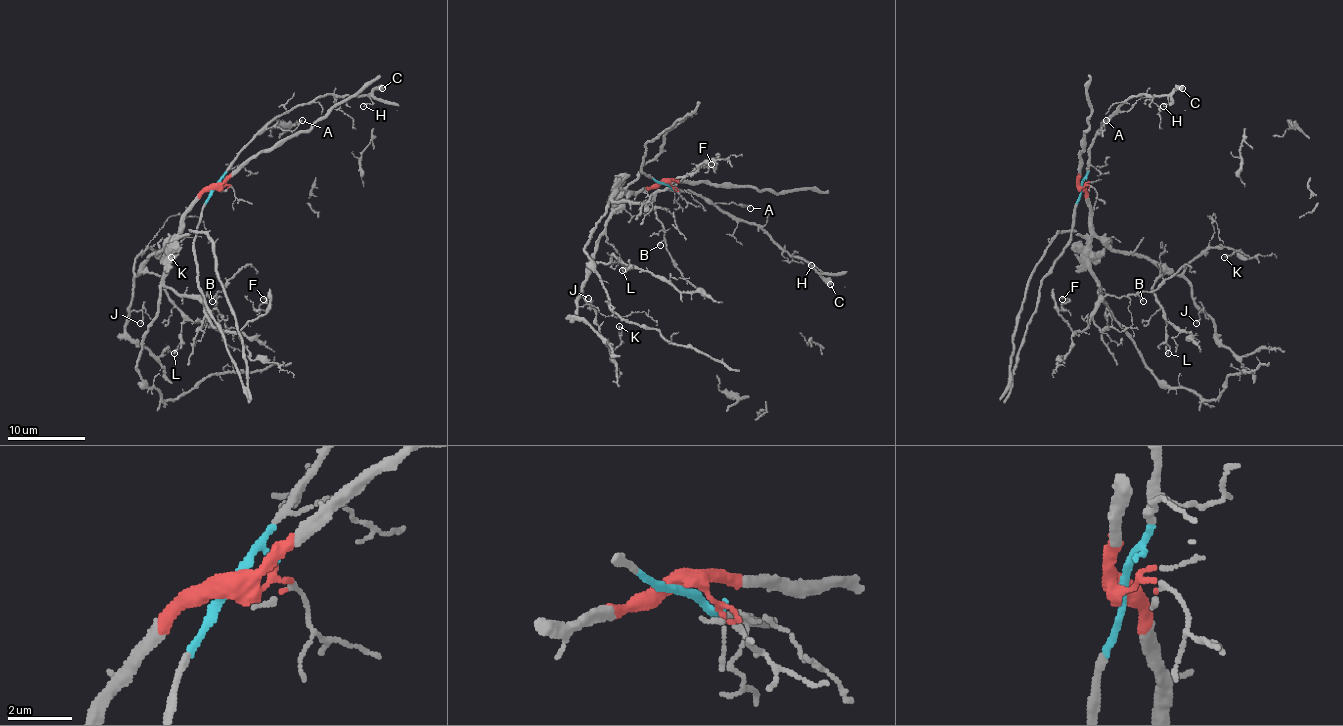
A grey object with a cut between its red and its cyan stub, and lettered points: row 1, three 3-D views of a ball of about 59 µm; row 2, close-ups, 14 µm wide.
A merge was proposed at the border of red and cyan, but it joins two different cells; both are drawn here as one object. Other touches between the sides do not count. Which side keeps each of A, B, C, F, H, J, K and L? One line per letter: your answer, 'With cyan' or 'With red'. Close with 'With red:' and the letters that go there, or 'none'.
A: With cyan
B: With red
C: With cyan
F: With red
H: With cyan
J: With red
K: With red
L: With red
With red: B, F, J, K, L

